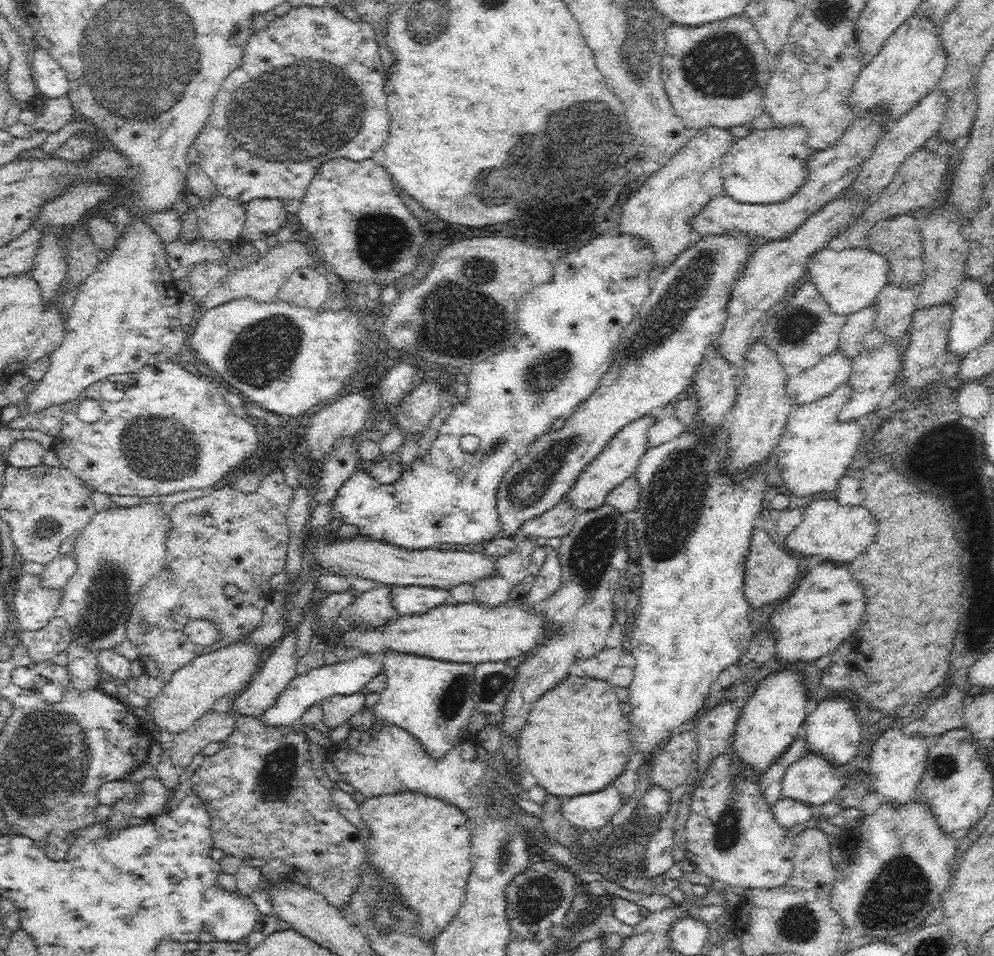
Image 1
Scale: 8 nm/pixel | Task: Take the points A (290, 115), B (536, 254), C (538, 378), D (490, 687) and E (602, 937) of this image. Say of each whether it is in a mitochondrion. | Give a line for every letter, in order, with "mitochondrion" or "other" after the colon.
A: mitochondrion
B: other
C: mitochondrion
D: mitochondrion
E: other

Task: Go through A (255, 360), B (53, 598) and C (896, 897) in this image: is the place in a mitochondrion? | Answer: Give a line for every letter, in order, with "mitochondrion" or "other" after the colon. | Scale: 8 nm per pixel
A: mitochondrion
B: other
C: mitochondrion

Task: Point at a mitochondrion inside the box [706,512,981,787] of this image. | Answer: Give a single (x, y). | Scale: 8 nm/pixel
(944, 765)

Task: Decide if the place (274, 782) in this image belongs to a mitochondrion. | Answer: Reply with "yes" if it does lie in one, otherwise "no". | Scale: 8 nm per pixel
yes

